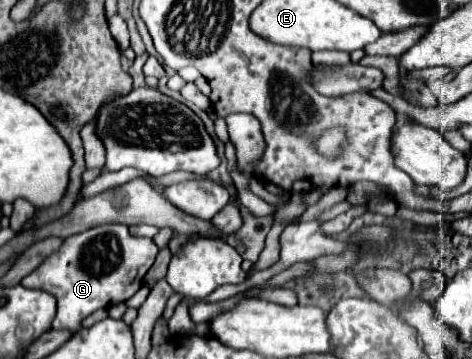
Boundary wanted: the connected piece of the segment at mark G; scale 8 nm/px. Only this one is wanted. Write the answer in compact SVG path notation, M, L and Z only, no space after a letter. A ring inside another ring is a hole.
M103 224L63 240L61 248L49 254L37 270L27 274L21 284L25 288L41 288L57 298L57 316L53 328L77 332L81 320L99 308L129 300L139 284L135 282L141 268L143 276L153 266L159 248L153 238L137 238L129 234L125 224Z

